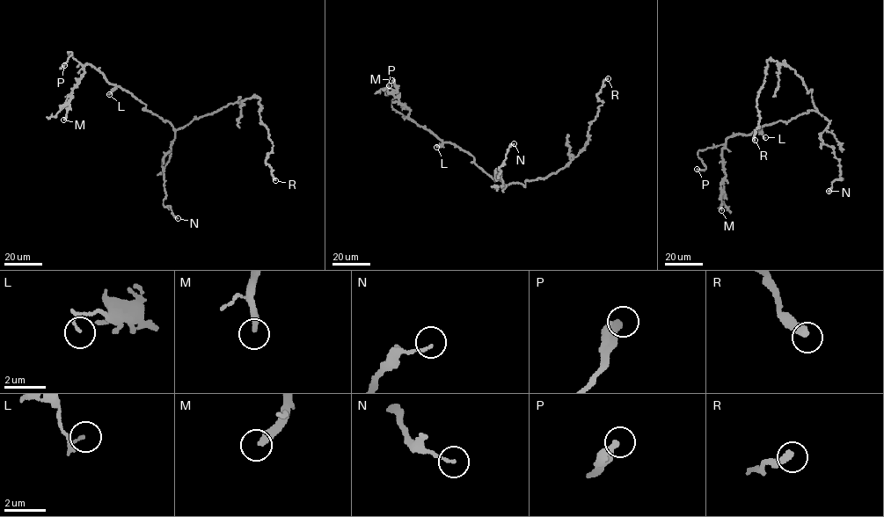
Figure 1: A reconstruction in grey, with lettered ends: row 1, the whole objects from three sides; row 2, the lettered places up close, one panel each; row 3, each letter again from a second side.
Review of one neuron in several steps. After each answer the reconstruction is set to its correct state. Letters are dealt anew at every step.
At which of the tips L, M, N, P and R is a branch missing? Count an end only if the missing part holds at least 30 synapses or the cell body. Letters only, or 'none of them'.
M, P

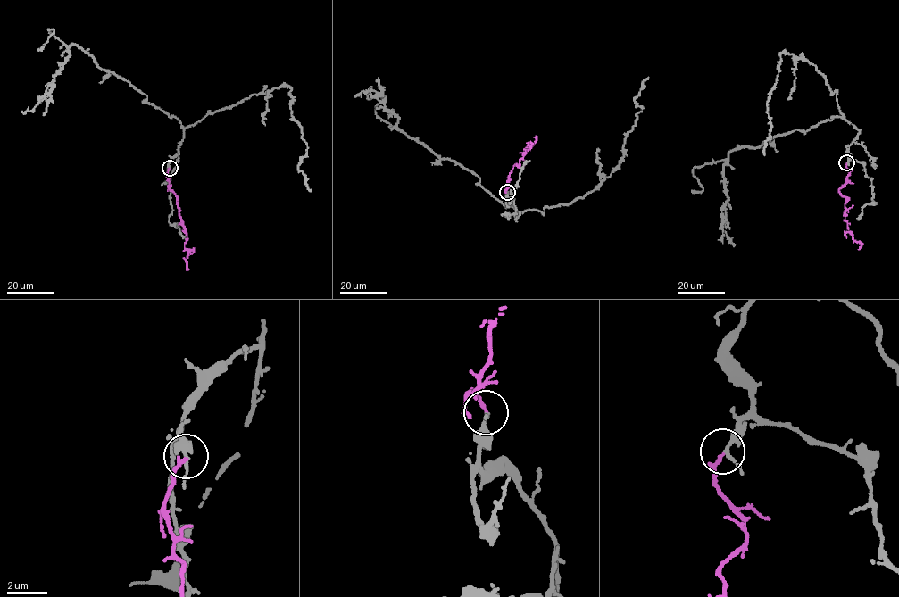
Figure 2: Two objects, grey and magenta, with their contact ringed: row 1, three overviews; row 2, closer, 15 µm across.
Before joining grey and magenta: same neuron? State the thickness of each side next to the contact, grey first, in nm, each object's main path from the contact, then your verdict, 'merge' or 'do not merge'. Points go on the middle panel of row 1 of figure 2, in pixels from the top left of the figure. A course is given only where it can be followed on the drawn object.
140/170 nm | grey via (508, 192), (515, 219), (590, 193), (623, 160), (641, 111), (634, 98), (648, 78) | magenta via (507, 192), (509, 175), (515, 164), (519, 166), (527, 145), (532, 143), (531, 146), (530, 141) | merge

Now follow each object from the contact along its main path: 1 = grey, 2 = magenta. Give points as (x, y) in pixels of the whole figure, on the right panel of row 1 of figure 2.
1: (846, 162), (859, 130), (844, 116), (837, 92), (831, 95), (813, 64), (785, 52), (767, 103), (765, 154)
2: (846, 162), (850, 175), (838, 192), (846, 198), (845, 218), (852, 236), (861, 244), (858, 250)

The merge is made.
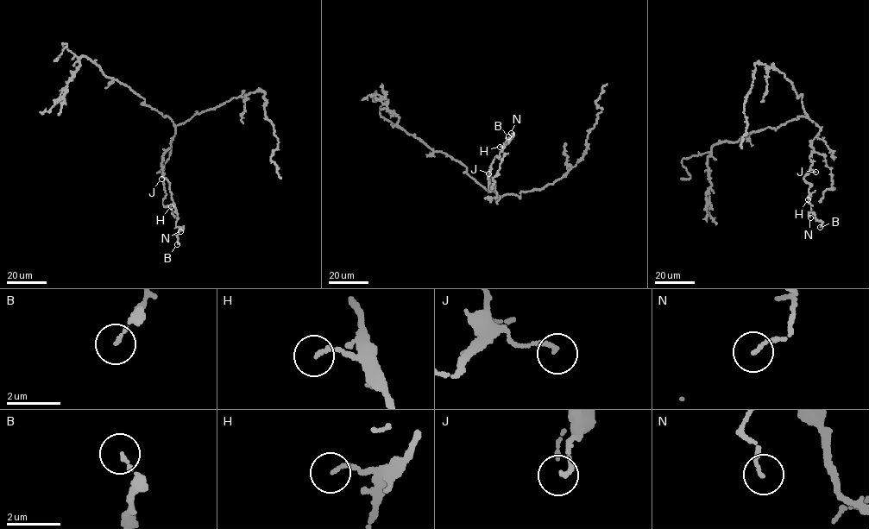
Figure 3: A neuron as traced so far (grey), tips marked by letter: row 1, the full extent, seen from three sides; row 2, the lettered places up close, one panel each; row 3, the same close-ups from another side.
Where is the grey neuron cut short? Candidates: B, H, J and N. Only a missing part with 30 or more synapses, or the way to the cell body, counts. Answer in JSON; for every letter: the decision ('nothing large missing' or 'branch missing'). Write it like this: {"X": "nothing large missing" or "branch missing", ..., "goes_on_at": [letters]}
{"B": "nothing large missing", "H": "nothing large missing", "J": "nothing large missing", "N": "nothing large missing", "goes_on_at": []}

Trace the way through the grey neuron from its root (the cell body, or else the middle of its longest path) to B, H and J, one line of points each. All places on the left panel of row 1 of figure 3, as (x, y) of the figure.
B: (179, 123), (171, 141), (171, 148), (163, 154), (160, 164), (178, 217), (177, 244)
H: (179, 123), (171, 141), (171, 148), (163, 154), (160, 164), (174, 204), (171, 206)
J: (179, 123), (171, 141), (171, 148), (163, 155), (161, 179)

